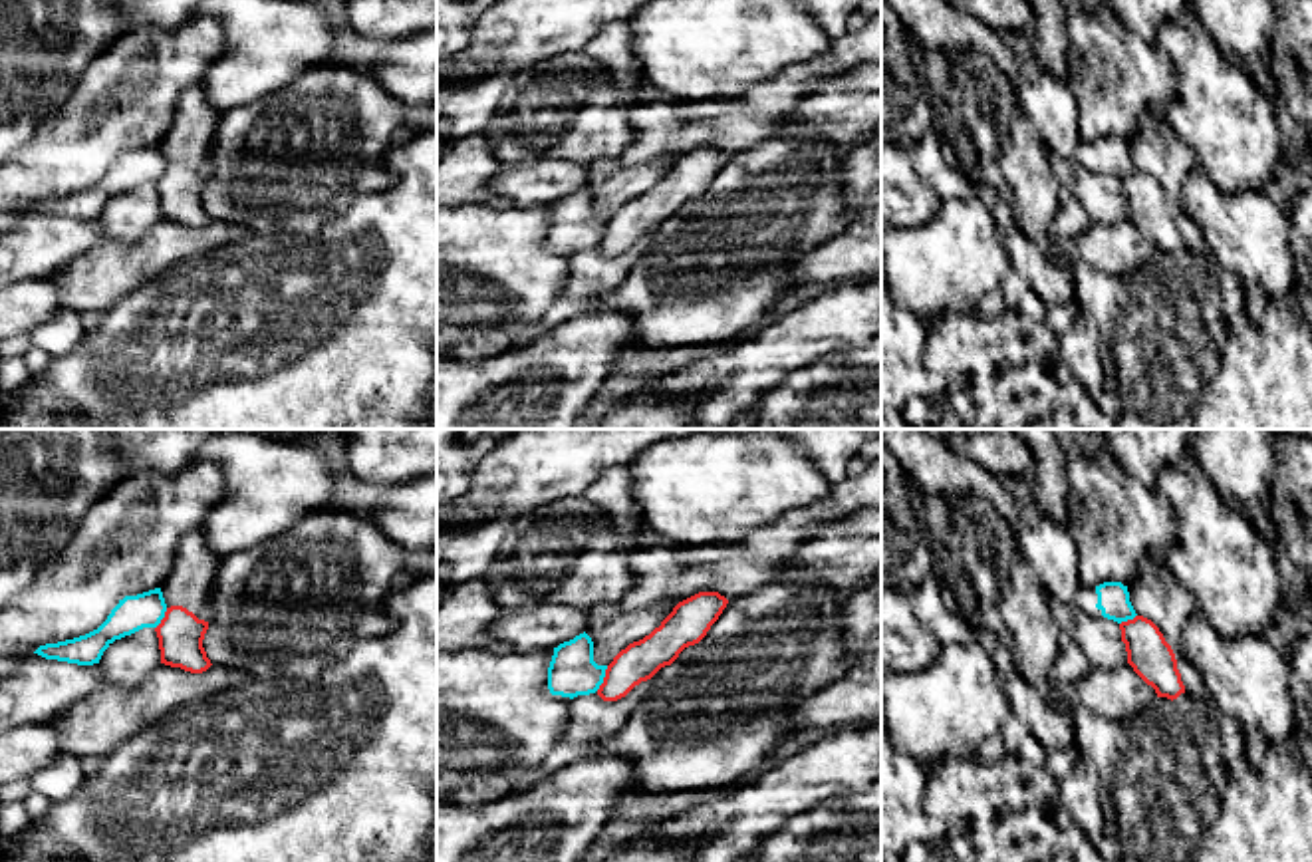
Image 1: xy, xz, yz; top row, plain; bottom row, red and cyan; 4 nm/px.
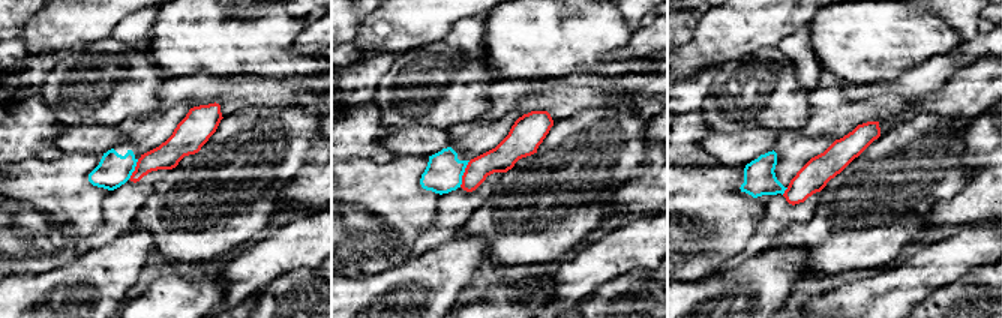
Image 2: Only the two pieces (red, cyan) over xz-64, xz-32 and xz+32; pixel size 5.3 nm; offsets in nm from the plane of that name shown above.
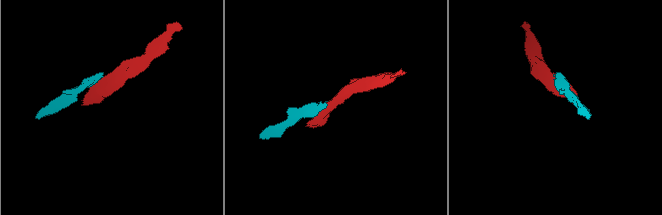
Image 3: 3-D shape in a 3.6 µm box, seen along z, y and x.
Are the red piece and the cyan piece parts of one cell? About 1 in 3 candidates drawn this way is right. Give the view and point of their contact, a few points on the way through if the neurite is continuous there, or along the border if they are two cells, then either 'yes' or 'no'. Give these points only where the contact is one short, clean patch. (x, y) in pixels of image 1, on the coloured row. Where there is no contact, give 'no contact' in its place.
meets red in xz at (604, 678); border along xz (608, 666), (596, 690); no

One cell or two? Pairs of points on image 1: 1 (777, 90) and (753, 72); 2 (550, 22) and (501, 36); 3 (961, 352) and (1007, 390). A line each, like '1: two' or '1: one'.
1: two
2: one
3: one

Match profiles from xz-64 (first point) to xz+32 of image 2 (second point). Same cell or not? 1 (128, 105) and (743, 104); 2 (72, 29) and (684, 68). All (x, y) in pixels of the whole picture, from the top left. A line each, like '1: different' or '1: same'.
1: same
2: same

